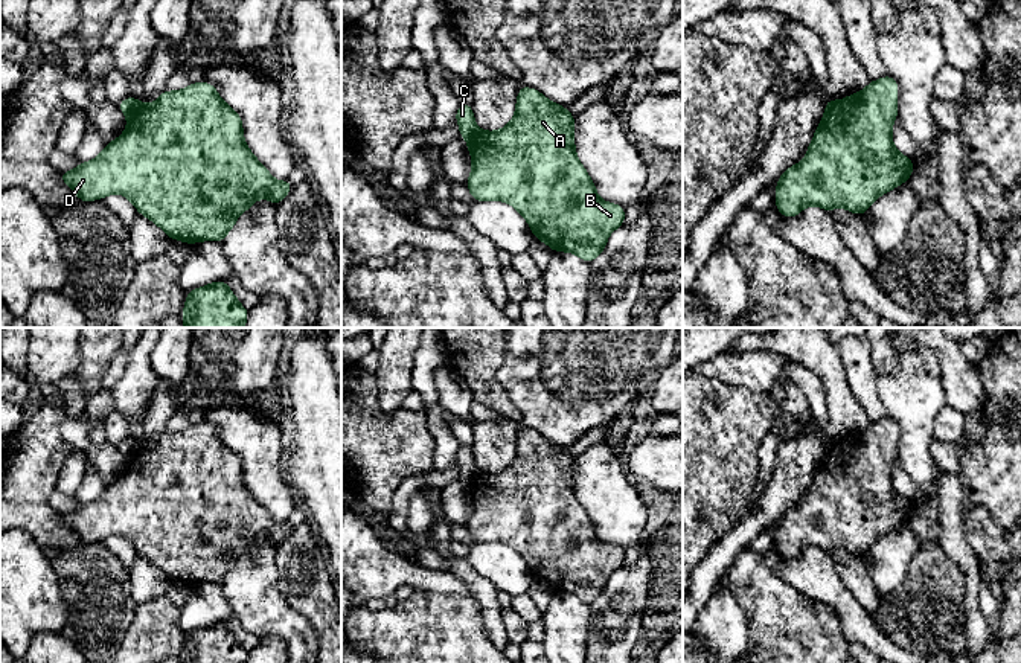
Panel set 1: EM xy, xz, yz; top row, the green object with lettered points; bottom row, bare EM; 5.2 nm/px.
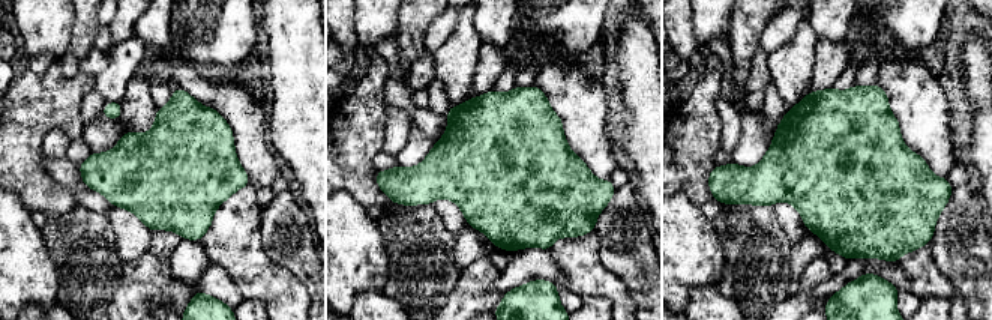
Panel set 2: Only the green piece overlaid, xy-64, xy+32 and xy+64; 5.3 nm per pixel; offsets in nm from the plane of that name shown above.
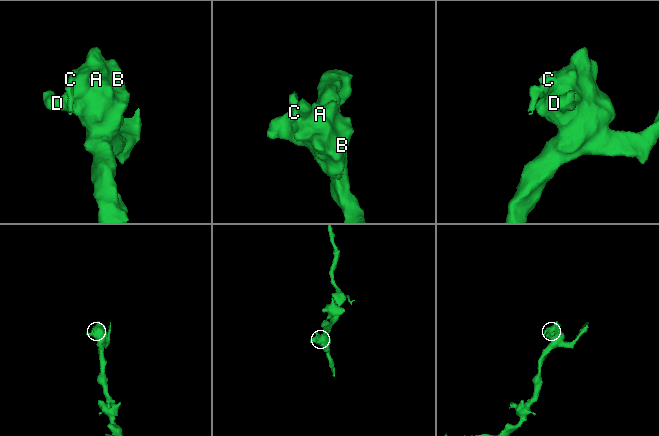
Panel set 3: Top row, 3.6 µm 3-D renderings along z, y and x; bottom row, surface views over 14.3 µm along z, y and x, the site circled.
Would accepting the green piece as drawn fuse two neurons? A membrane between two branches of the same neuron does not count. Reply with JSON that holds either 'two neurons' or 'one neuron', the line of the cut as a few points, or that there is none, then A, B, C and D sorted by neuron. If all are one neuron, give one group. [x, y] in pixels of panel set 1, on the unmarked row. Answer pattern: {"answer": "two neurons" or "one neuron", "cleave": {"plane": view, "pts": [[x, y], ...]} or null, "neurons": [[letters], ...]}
{"answer": "two neurons", "cleave": {"plane": "xy", "pts": [[139, 444], [128, 459]]}, "neurons": [["A", "B", "D"], ["C"]]}

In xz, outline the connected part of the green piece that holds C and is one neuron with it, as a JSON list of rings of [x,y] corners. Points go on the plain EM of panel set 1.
[[[460,444],[459,451],[456,454],[456,463],[460,469],[460,479],[465,482],[472,480],[480,472],[474,462],[472,447],[469,445]]]

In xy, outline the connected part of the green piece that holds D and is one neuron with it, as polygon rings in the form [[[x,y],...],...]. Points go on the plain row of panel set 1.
[[[204,422],[178,433],[165,431],[155,445],[139,444],[120,479],[107,485],[94,501],[59,514],[59,518],[82,544],[102,541],[110,535],[125,536],[140,556],[155,564],[171,581],[180,581],[187,587],[200,582],[221,584],[235,569],[236,559],[254,543],[267,540],[277,547],[293,530],[290,521],[274,521],[253,497],[244,482],[241,457]]]

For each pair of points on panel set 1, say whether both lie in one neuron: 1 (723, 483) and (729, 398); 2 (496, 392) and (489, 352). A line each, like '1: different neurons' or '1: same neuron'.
1: same neuron
2: same neuron

